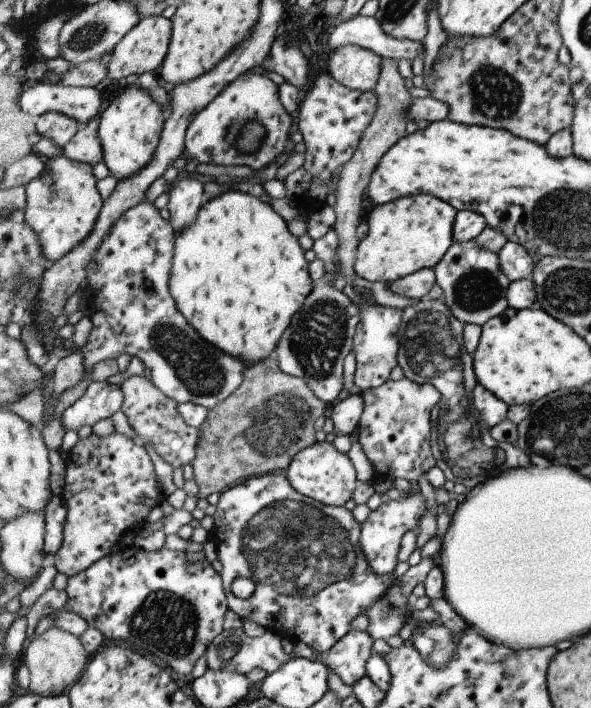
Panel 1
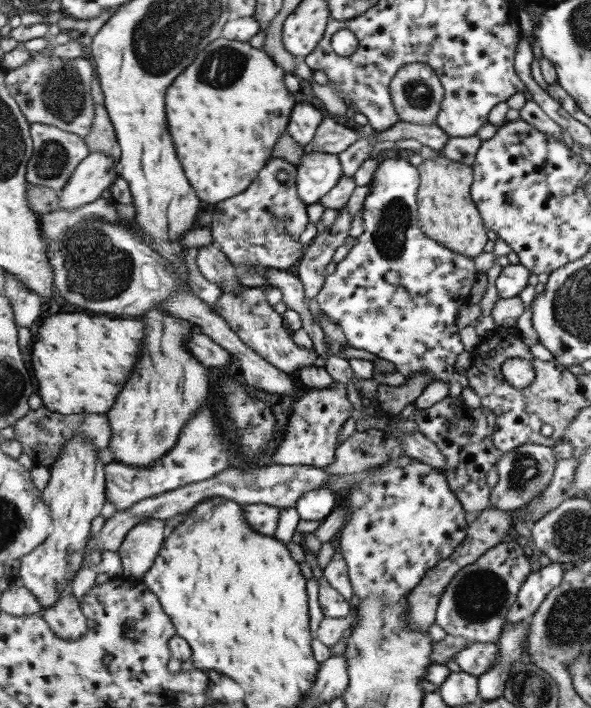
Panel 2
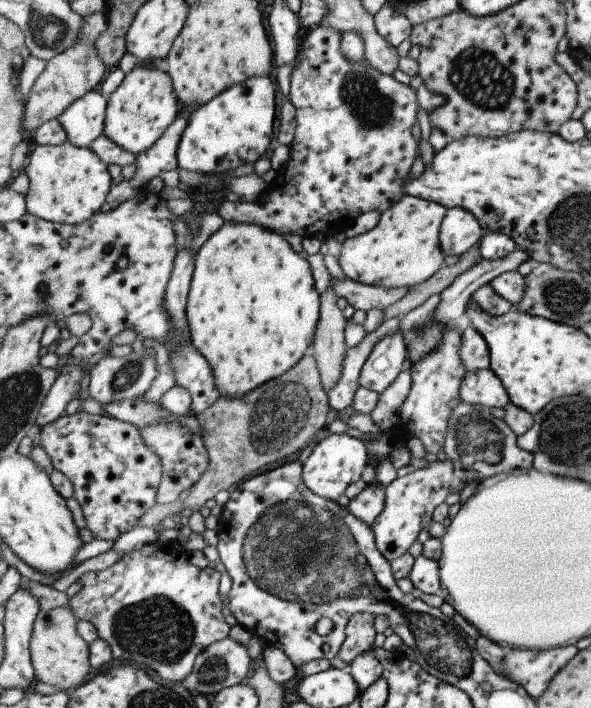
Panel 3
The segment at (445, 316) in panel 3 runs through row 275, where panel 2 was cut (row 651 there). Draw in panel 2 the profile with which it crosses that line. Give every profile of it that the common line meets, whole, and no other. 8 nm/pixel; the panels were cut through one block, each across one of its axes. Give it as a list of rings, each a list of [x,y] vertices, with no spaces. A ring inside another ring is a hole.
[[[470,643],[467,648],[455,654],[454,660],[462,671],[481,677],[489,673],[497,658],[501,656],[501,647],[497,643]]]

